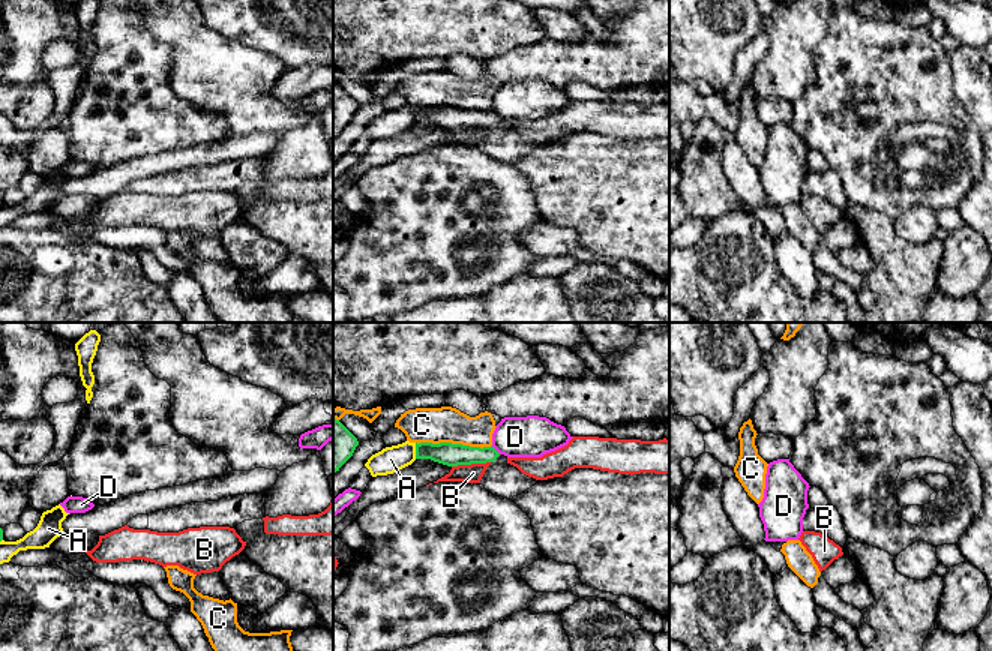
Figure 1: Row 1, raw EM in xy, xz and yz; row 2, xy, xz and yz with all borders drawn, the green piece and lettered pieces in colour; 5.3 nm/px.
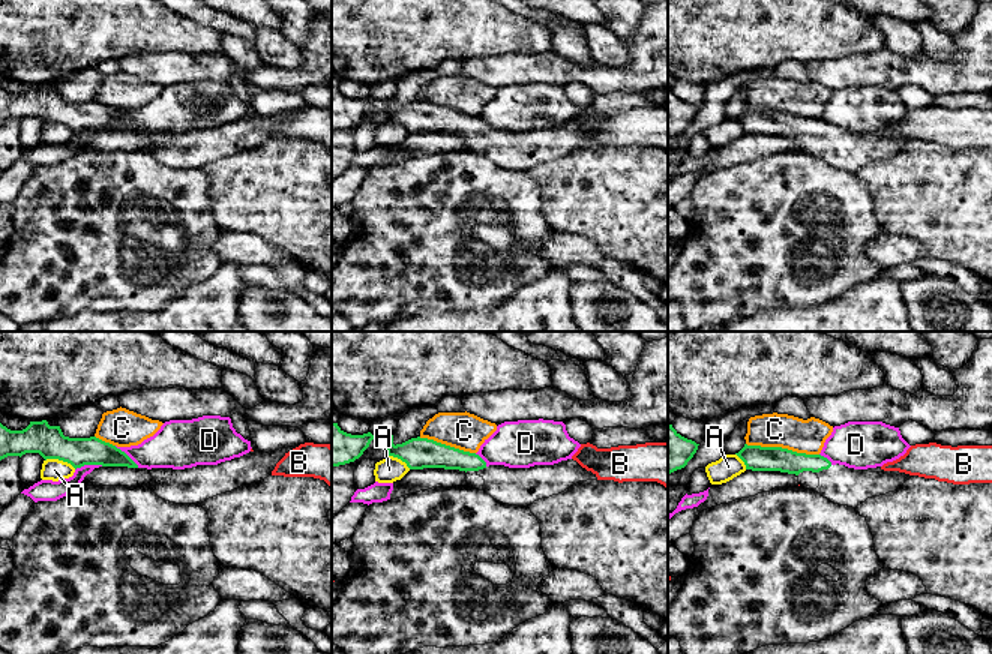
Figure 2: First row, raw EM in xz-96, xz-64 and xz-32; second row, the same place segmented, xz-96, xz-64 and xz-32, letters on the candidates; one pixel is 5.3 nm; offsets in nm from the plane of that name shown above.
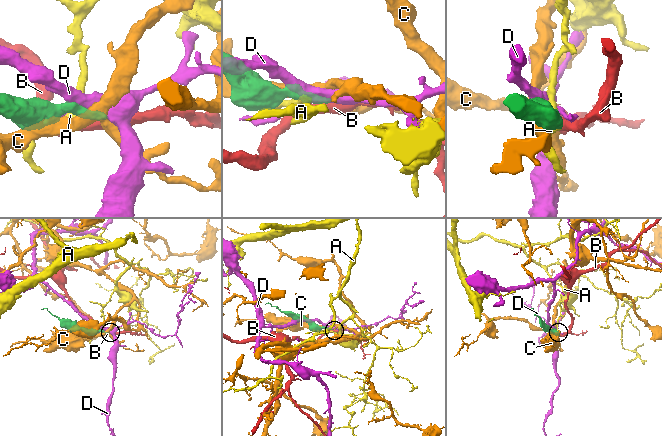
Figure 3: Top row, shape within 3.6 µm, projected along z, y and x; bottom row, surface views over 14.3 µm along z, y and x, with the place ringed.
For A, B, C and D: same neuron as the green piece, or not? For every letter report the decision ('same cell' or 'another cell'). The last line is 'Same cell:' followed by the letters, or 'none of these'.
A: another cell
B: another cell
C: another cell
D: another cell
Same cell: none of these

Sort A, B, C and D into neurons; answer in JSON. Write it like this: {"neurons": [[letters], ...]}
{"neurons": [["A"], ["B"], ["C"], ["D"]]}

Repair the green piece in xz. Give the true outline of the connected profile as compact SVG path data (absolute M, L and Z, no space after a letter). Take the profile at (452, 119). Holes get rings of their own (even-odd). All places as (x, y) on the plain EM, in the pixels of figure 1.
M416 106L416 123L431 123L434 126L447 129L447 130L458 130L458 129L471 129L471 128L486 128L489 126L491 129L486 132L480 148L485 150L486 154L489 154L495 160L503 160L507 164L512 164L513 160L521 159L536 147L543 147L543 146L551 146L554 142L548 144L536 144L533 141L528 141L522 138L516 130L510 129L507 126L507 120L500 118L492 110L491 111L470 111L470 110L462 110L462 108L452 108L452 106L440 106L440 108L432 108L432 106Z

